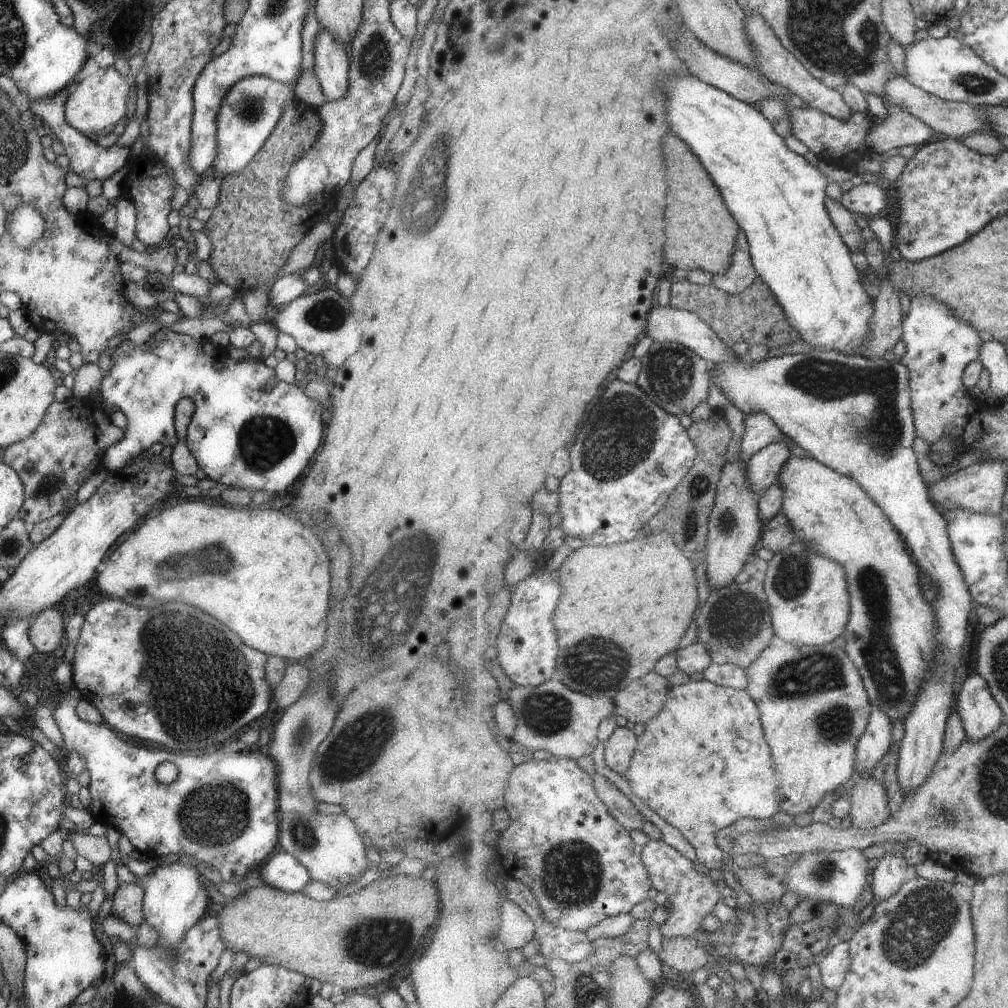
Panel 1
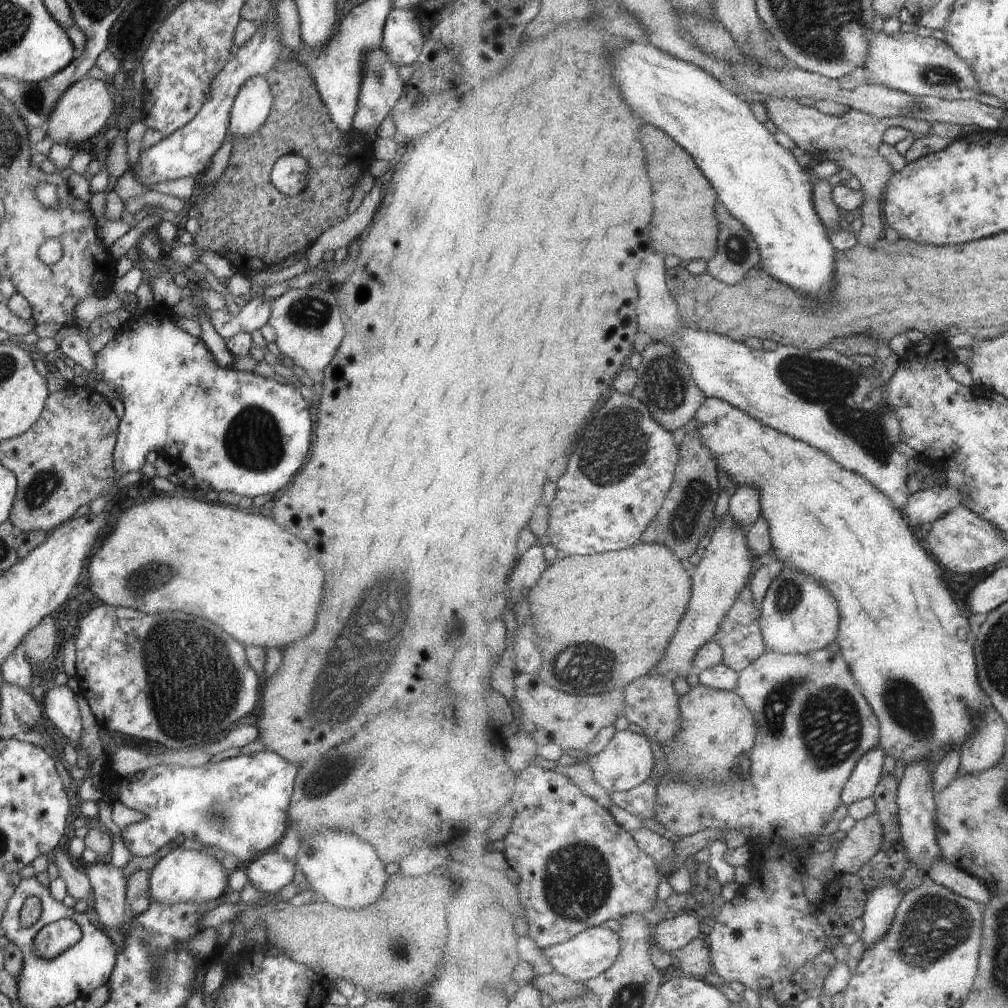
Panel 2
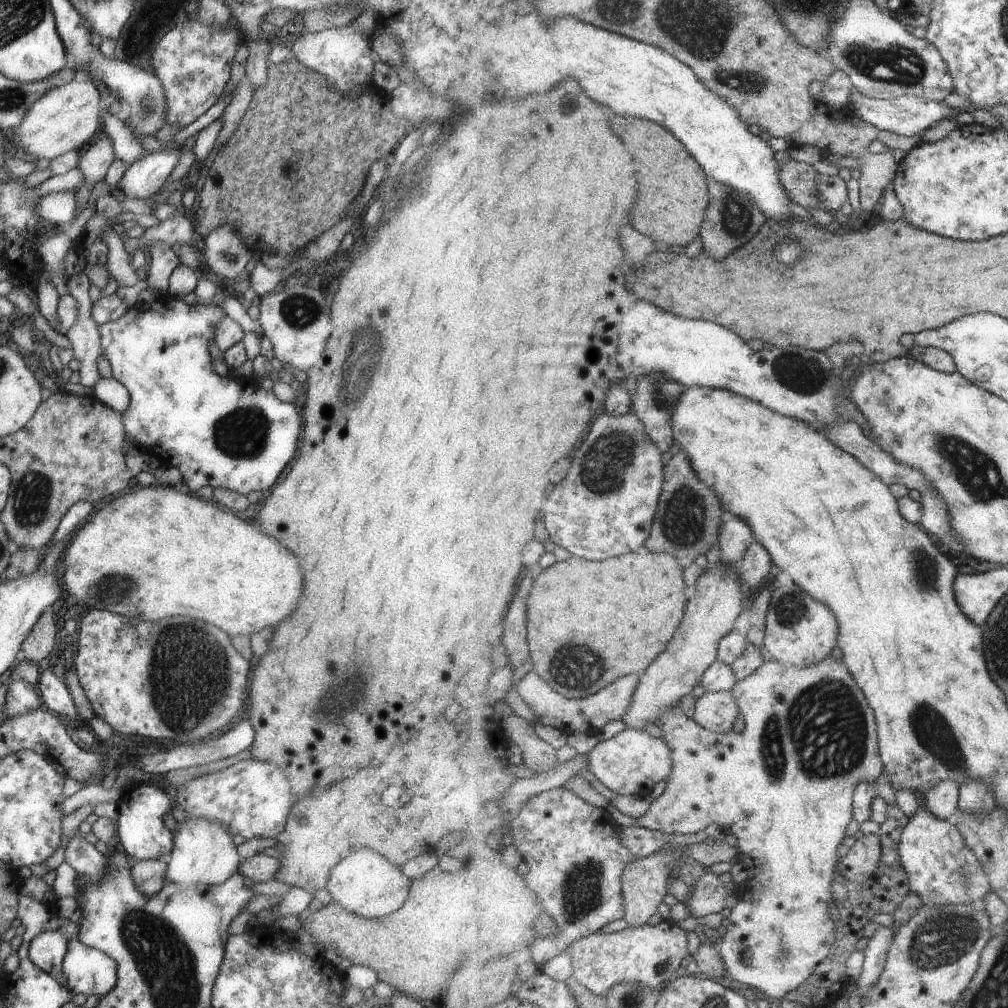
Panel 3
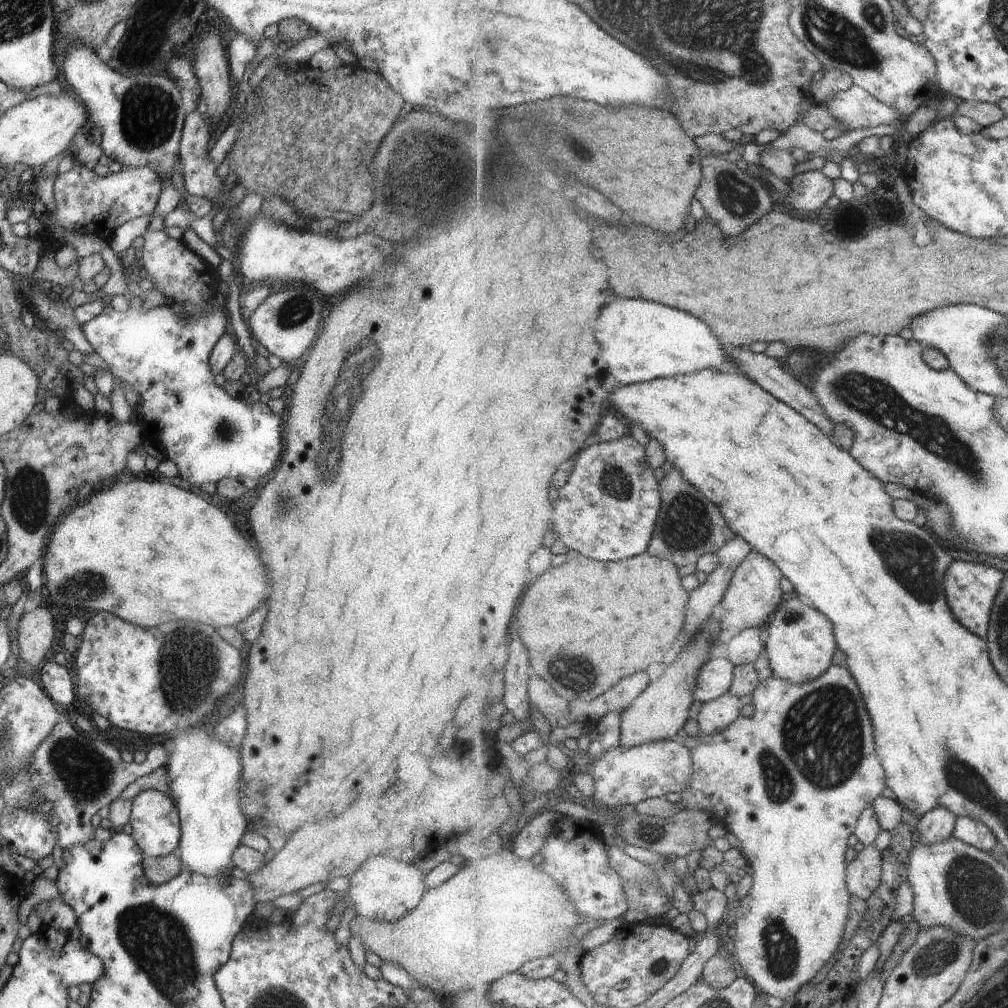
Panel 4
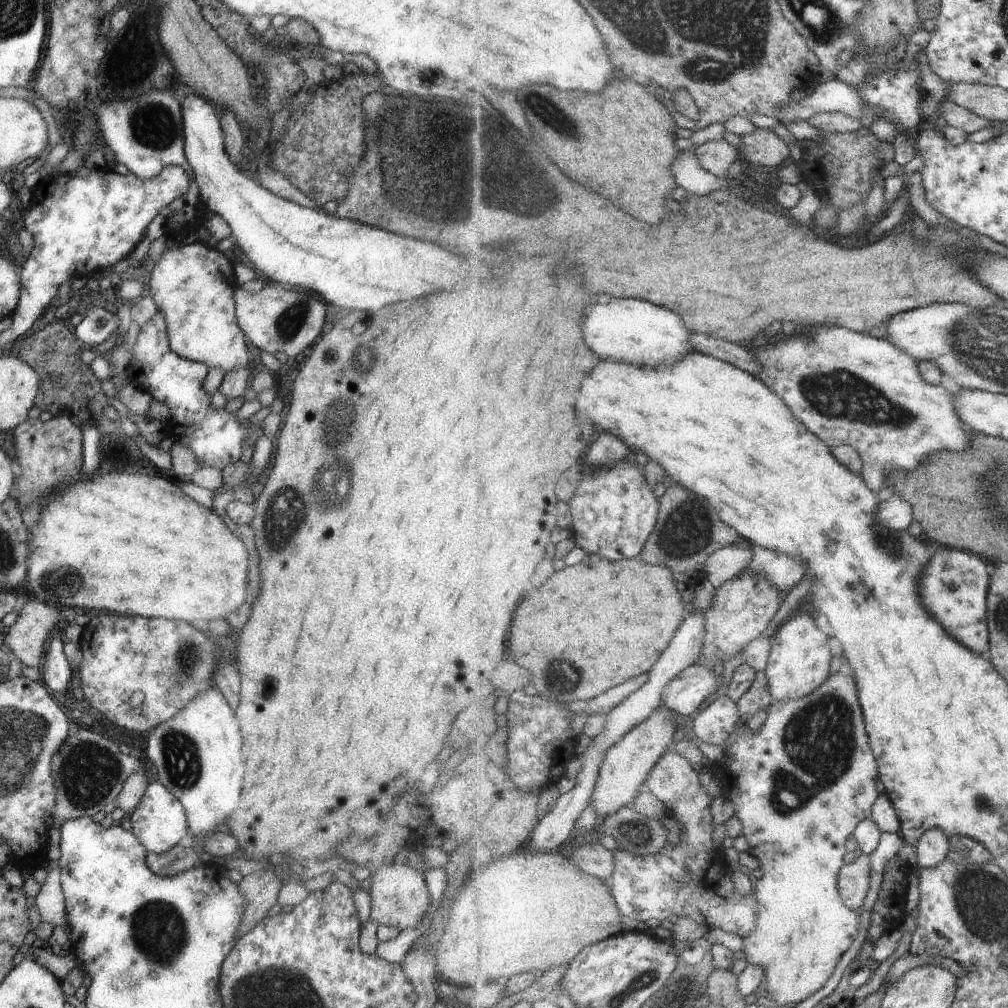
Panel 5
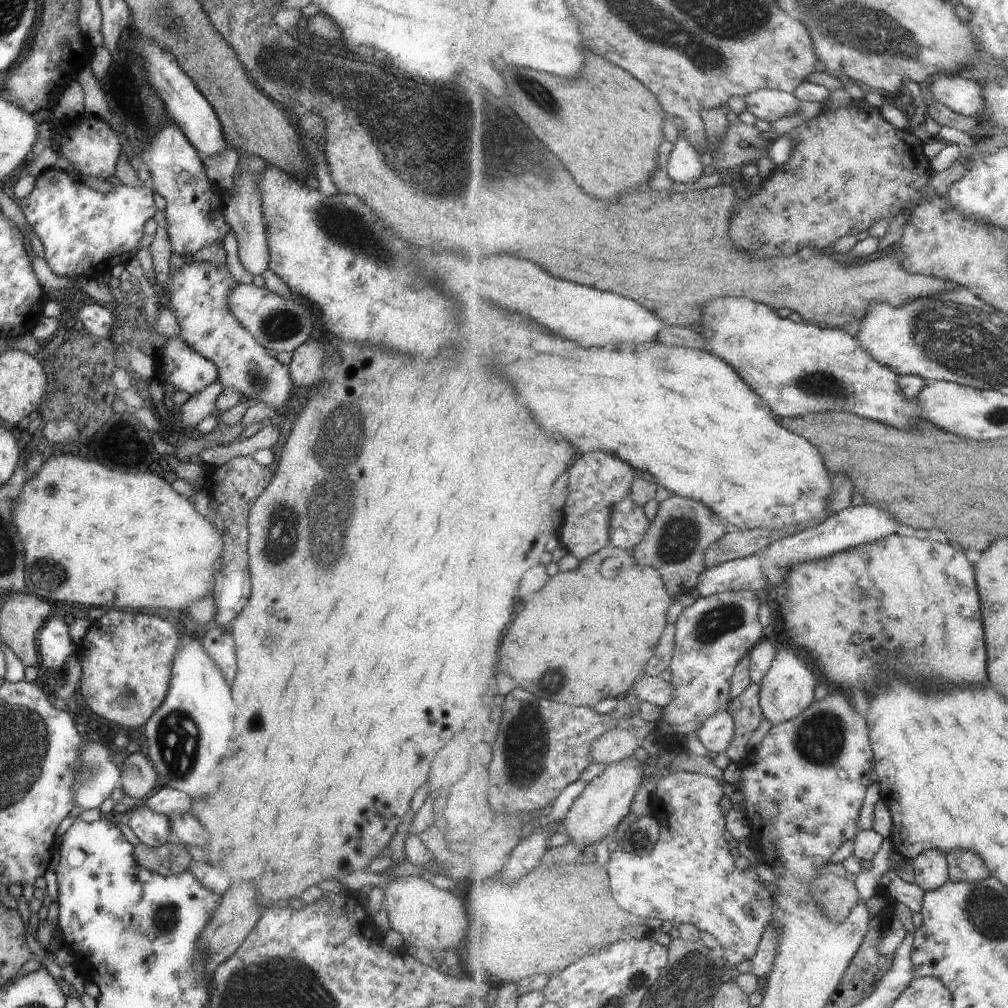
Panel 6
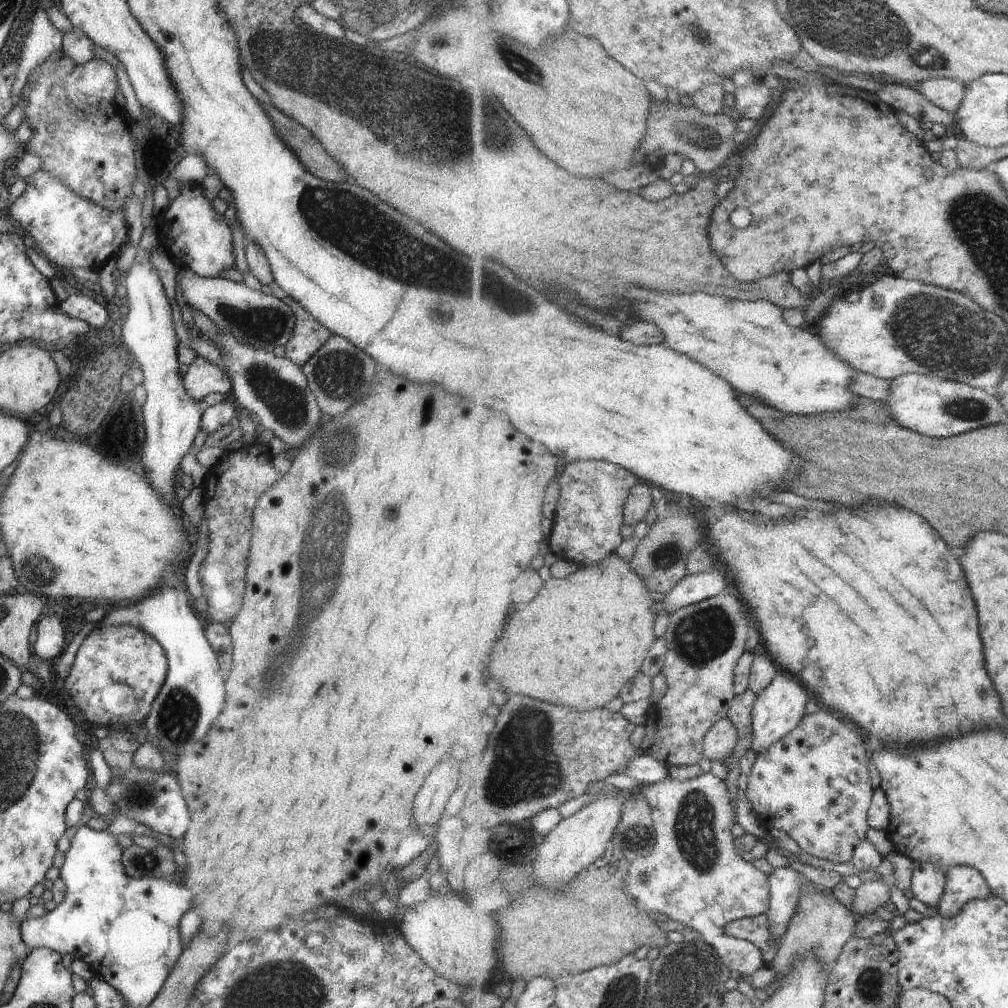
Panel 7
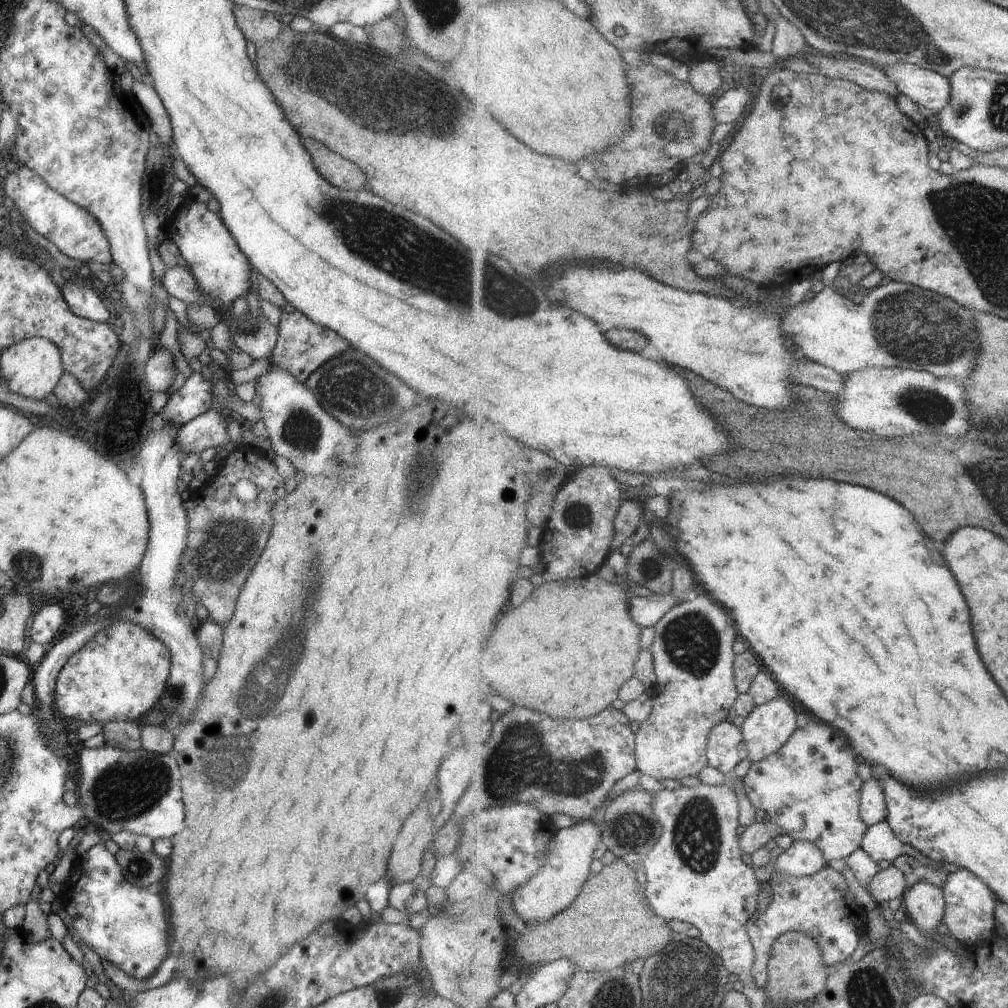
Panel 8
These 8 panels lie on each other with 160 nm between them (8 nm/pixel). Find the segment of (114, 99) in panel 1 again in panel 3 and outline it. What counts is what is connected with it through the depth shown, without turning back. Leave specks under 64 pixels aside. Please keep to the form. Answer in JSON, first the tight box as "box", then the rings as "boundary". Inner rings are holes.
{"box":[8,79,101,160],"boundary":[[[71,79],[42,94],[8,133],[18,155],[31,154],[35,158],[51,160],[64,152],[76,150],[85,141],[90,142],[101,129],[101,112],[97,110],[100,96],[89,79]]]}

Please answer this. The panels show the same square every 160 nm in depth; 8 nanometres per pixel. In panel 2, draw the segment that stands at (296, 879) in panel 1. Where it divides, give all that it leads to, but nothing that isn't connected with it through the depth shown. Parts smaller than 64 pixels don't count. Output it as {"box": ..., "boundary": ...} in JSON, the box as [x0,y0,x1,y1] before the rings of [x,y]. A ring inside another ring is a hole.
{"box":[242,851,294,893],"boundary":[[[265,851],[251,858],[242,868],[246,874],[247,882],[251,883],[258,891],[274,893],[279,887],[291,883],[294,865],[293,861],[287,860],[287,857],[278,854],[276,851]]]}

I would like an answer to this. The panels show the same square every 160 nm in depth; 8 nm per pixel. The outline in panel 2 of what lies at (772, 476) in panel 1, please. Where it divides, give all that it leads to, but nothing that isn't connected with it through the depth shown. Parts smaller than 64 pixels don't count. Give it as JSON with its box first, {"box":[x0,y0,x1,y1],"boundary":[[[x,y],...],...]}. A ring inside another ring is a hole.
{"box":[729,487,761,530],"boundary":[[[739,487],[729,500],[729,512],[745,530],[755,524],[761,514],[760,492],[753,487]]]}

